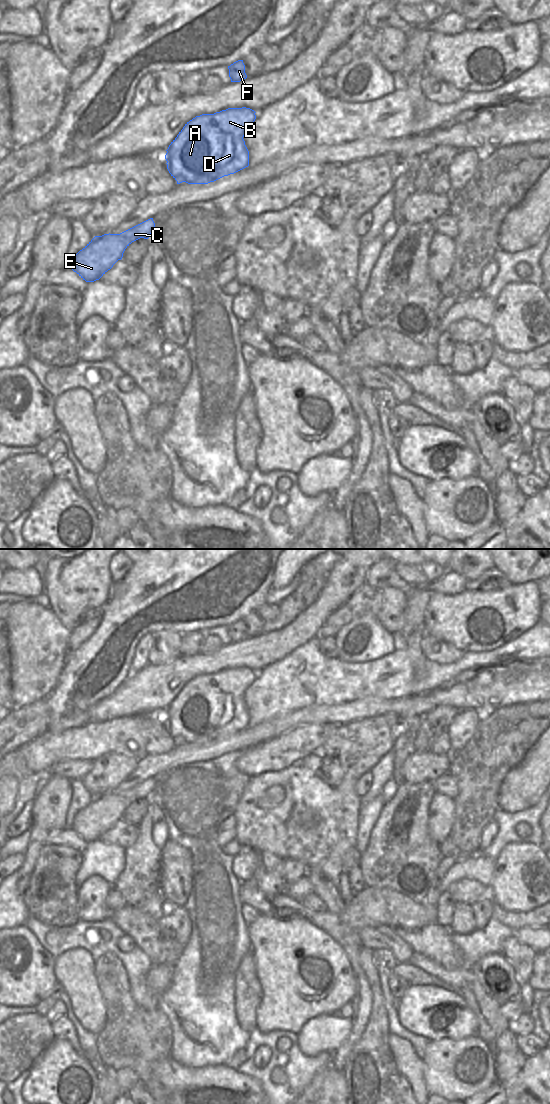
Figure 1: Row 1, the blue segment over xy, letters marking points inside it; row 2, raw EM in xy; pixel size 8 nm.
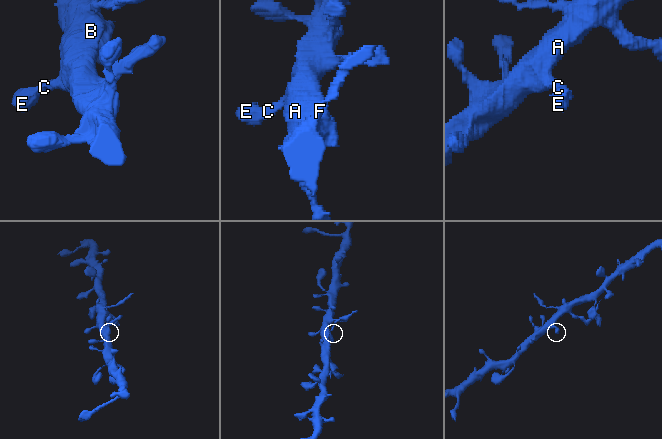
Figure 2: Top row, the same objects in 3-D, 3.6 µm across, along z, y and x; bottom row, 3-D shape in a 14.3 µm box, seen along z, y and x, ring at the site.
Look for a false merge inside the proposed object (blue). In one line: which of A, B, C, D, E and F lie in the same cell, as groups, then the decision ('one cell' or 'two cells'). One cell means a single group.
A B C D E F | one cell

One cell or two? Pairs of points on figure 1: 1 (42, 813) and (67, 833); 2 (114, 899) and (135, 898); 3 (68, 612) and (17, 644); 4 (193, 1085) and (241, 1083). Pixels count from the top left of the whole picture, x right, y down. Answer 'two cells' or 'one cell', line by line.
1: two cells
2: two cells
3: two cells
4: one cell

